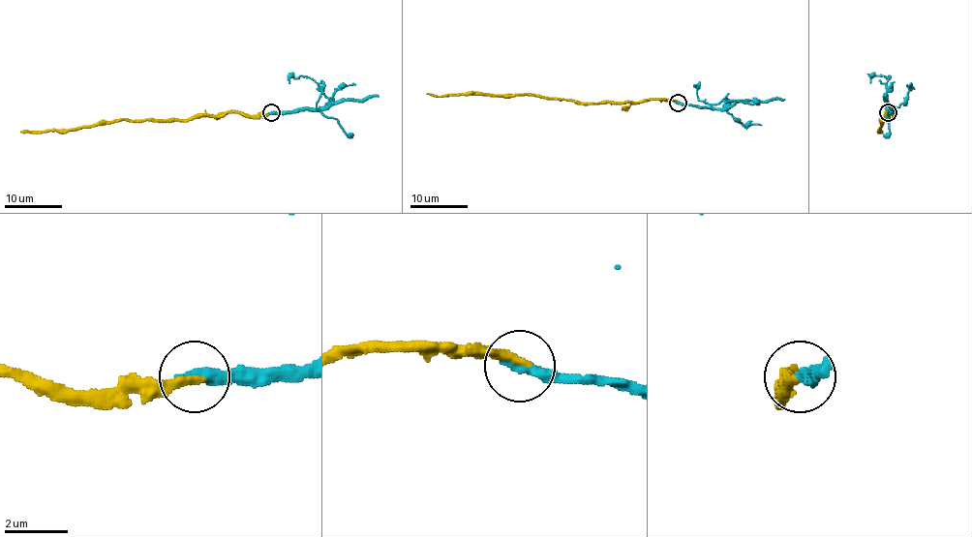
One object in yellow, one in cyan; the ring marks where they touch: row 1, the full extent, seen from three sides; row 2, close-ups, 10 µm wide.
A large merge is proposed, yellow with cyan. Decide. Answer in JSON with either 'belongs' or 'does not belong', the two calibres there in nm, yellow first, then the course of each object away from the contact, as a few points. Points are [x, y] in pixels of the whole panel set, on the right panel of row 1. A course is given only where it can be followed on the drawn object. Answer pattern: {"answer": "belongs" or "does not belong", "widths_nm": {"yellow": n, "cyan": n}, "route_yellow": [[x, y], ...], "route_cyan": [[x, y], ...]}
{"answer": "belongs", "widths_nm": {"yellow": 280, "cyan": 400}, "route_yellow": [[887, 112], [889, 119], [880, 121], [881, 131], [878, 131]], "route_cyan": [[889, 112], [895, 109], [887, 103], [886, 94], [889, 133], [886, 135]]}

